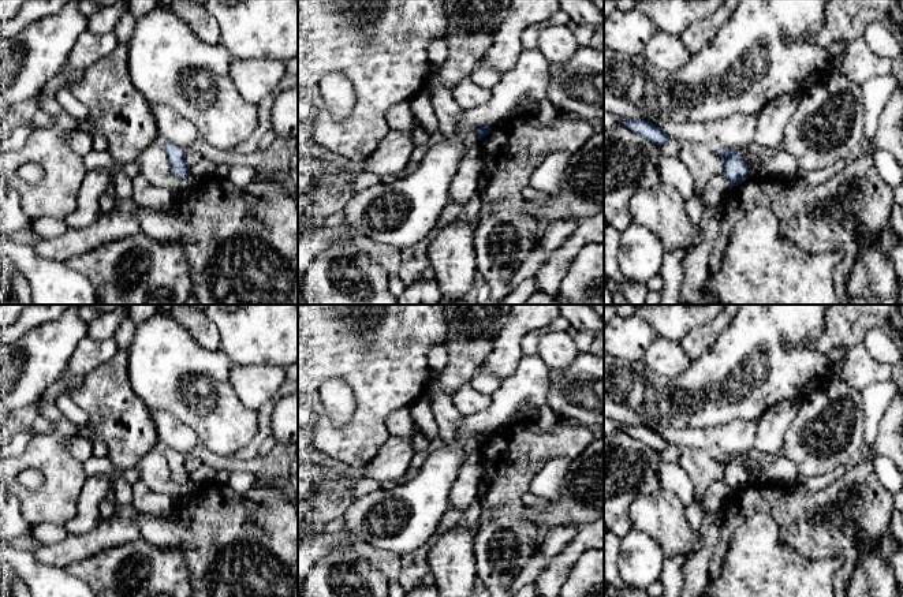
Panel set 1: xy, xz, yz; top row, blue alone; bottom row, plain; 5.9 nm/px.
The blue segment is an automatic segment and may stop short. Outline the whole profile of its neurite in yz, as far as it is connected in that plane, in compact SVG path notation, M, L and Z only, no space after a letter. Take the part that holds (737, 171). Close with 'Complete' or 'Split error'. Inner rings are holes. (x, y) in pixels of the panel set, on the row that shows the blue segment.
M720 149L717 150L724 164L724 175L731 186L739 186L749 178L749 167L740 157L738 149Z. Complete

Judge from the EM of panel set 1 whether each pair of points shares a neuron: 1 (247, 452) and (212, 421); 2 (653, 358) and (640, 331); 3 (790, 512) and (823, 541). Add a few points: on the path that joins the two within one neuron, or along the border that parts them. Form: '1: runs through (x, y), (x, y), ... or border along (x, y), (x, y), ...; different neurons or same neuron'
1: border along (254, 435), (234, 455); different neurons
2: border along (656, 336), (641, 358); different neurons
3: runs through (798, 517), (814, 533); same neuron

